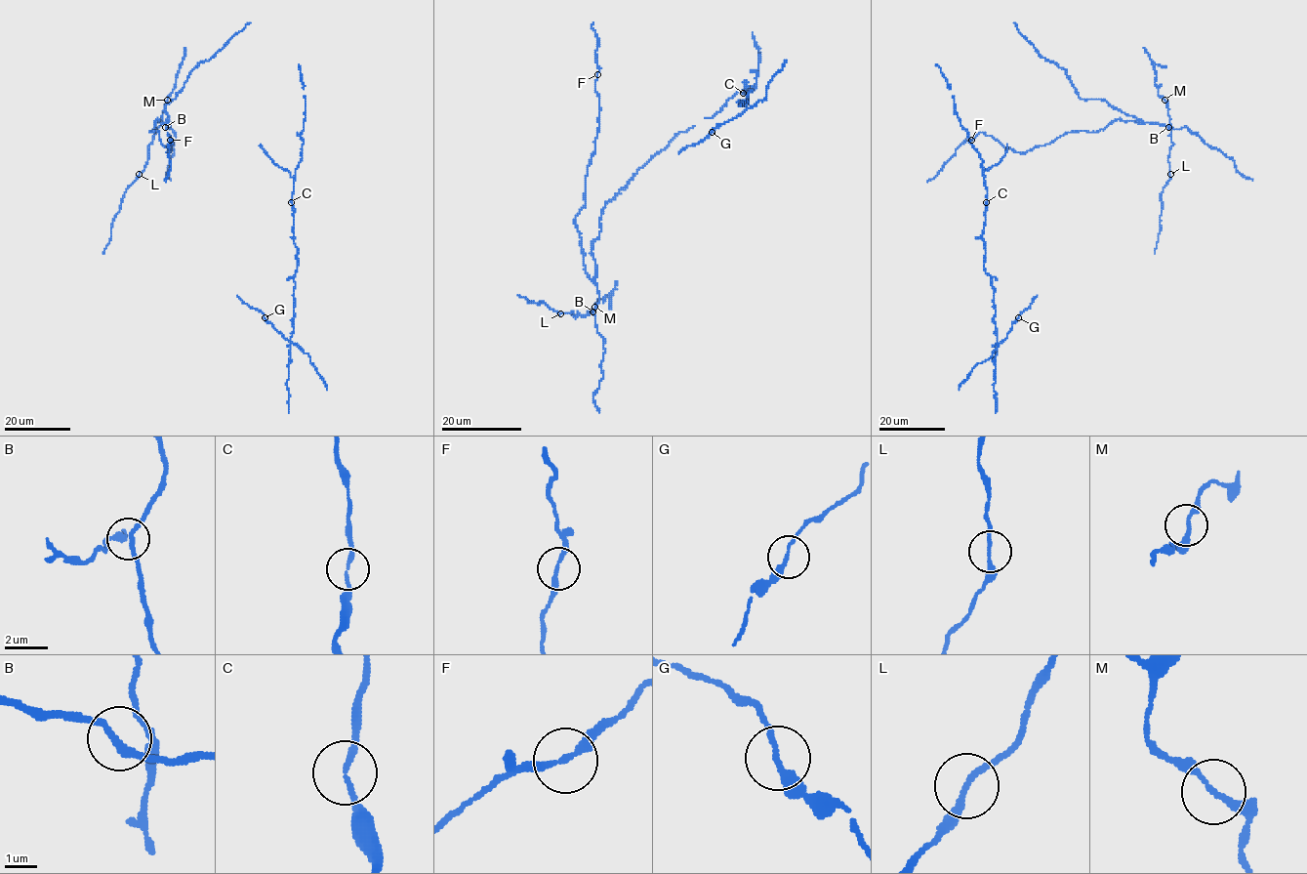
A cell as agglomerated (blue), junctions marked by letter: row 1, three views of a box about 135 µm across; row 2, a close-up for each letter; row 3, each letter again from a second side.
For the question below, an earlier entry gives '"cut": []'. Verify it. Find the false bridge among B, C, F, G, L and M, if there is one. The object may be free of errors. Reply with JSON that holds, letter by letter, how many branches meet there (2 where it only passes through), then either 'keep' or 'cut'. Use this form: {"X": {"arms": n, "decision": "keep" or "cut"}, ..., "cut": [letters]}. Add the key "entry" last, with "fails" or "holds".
{"B": {"arms": 2, "decision": "keep"}, "C": {"arms": 2, "decision": "keep"}, "F": {"arms": 2, "decision": "keep"}, "G": {"arms": 2, "decision": "keep"}, "L": {"arms": 2, "decision": "keep"}, "M": {"arms": 2, "decision": "keep"}, "cut": [], "entry": "holds"}

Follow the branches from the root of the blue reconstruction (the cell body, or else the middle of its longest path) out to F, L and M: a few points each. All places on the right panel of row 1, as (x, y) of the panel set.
F: (1000, 144), (983, 133), (971, 140)
L: (1000, 144), (1025, 153), (1068, 133), (1097, 132), (1117, 119), (1170, 125), (1173, 145), (1168, 158), (1170, 174)
M: (1000, 144), (1005, 148), (1025, 153), (1068, 133), (1097, 132), (1117, 119), (1168, 127), (1170, 117), (1164, 100)

